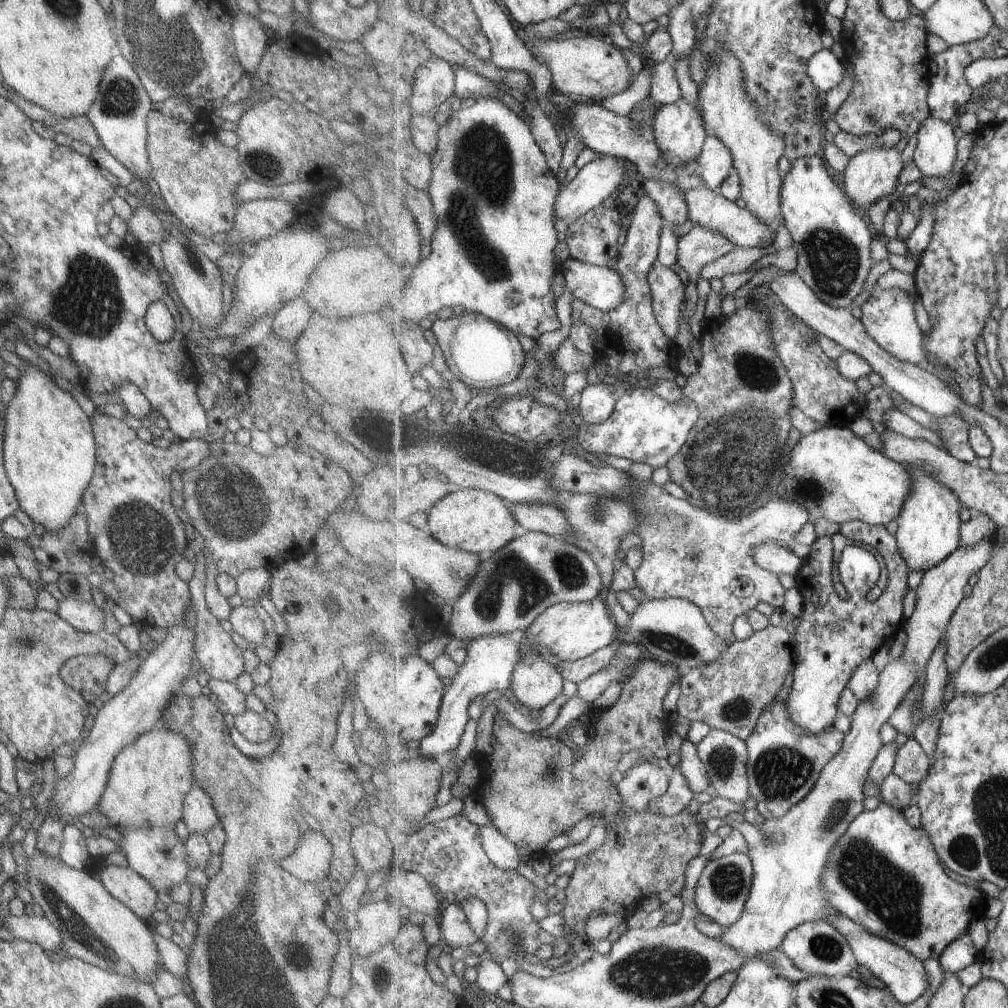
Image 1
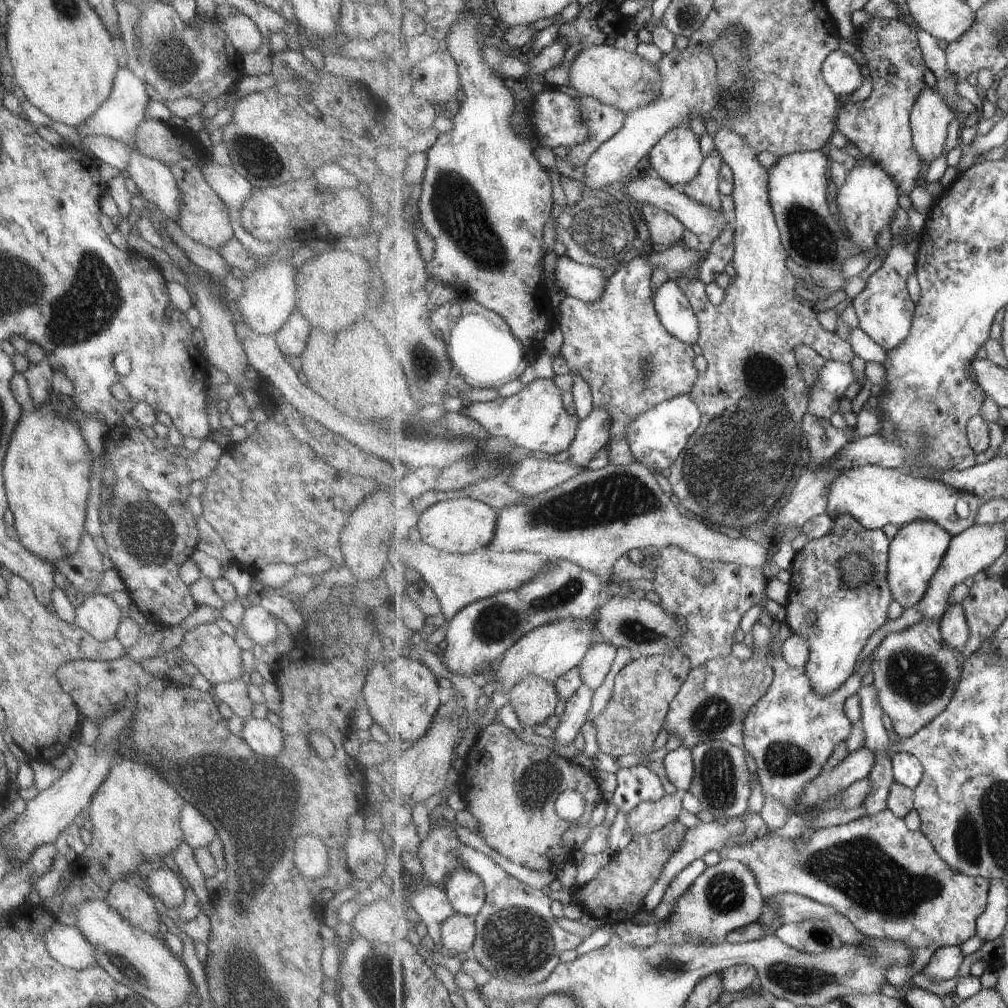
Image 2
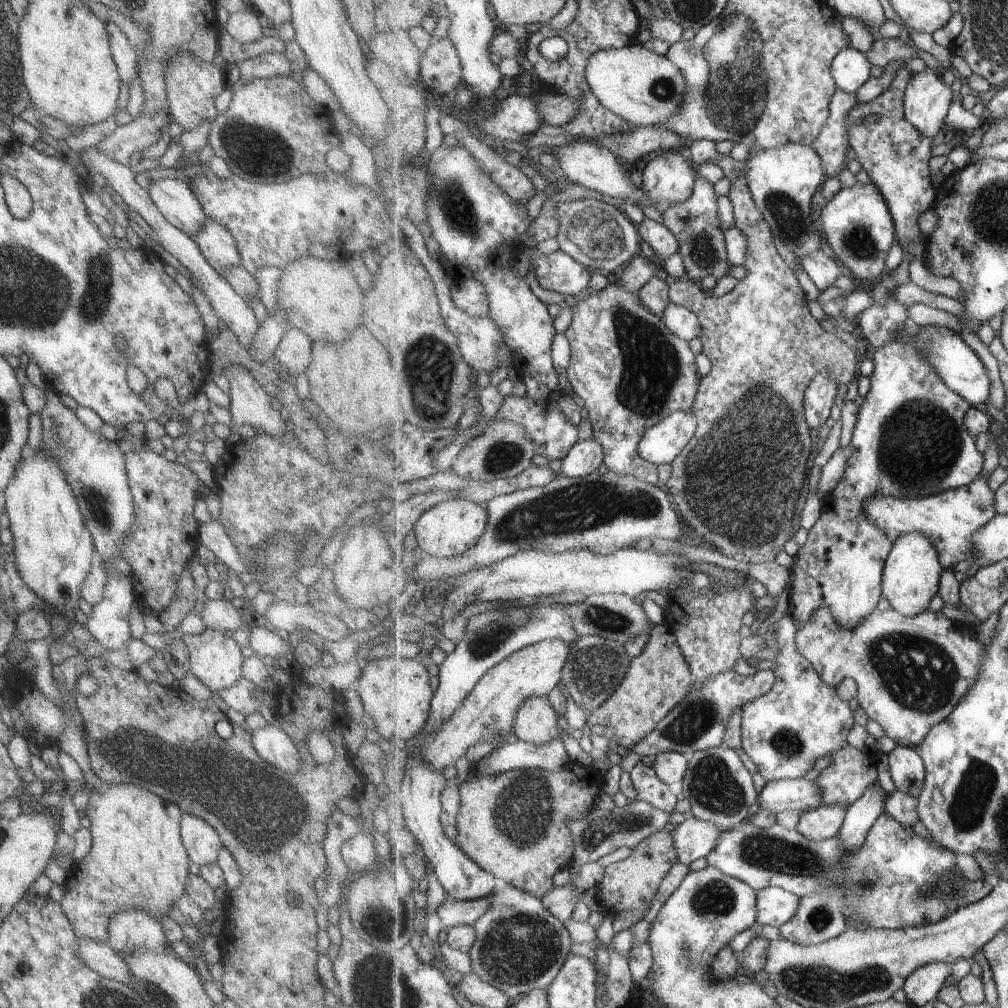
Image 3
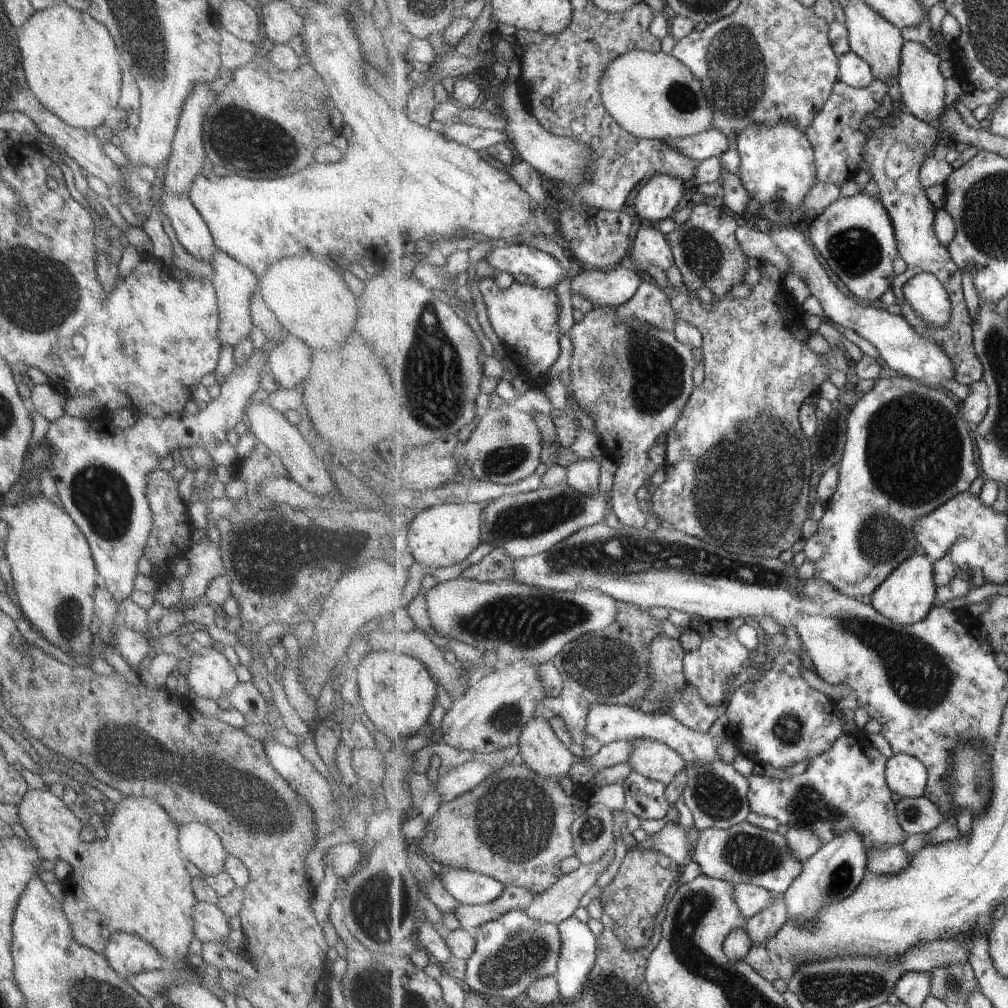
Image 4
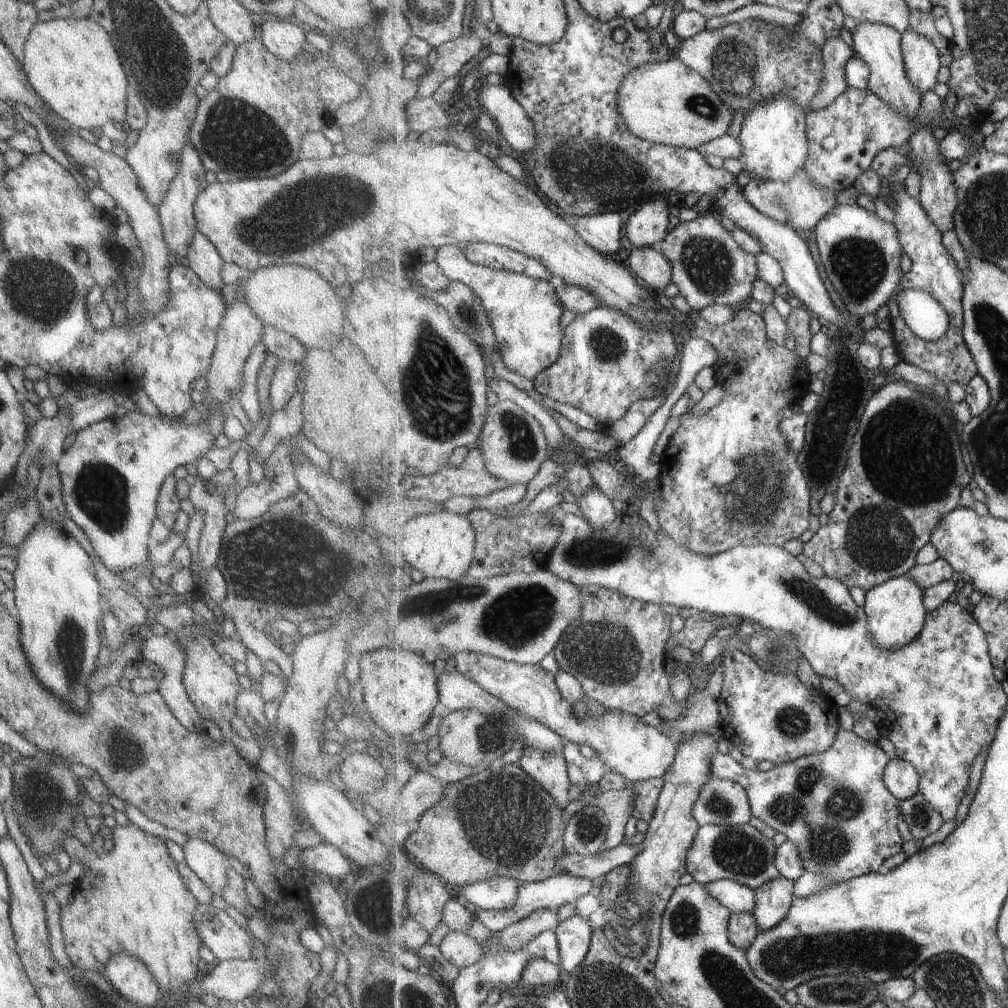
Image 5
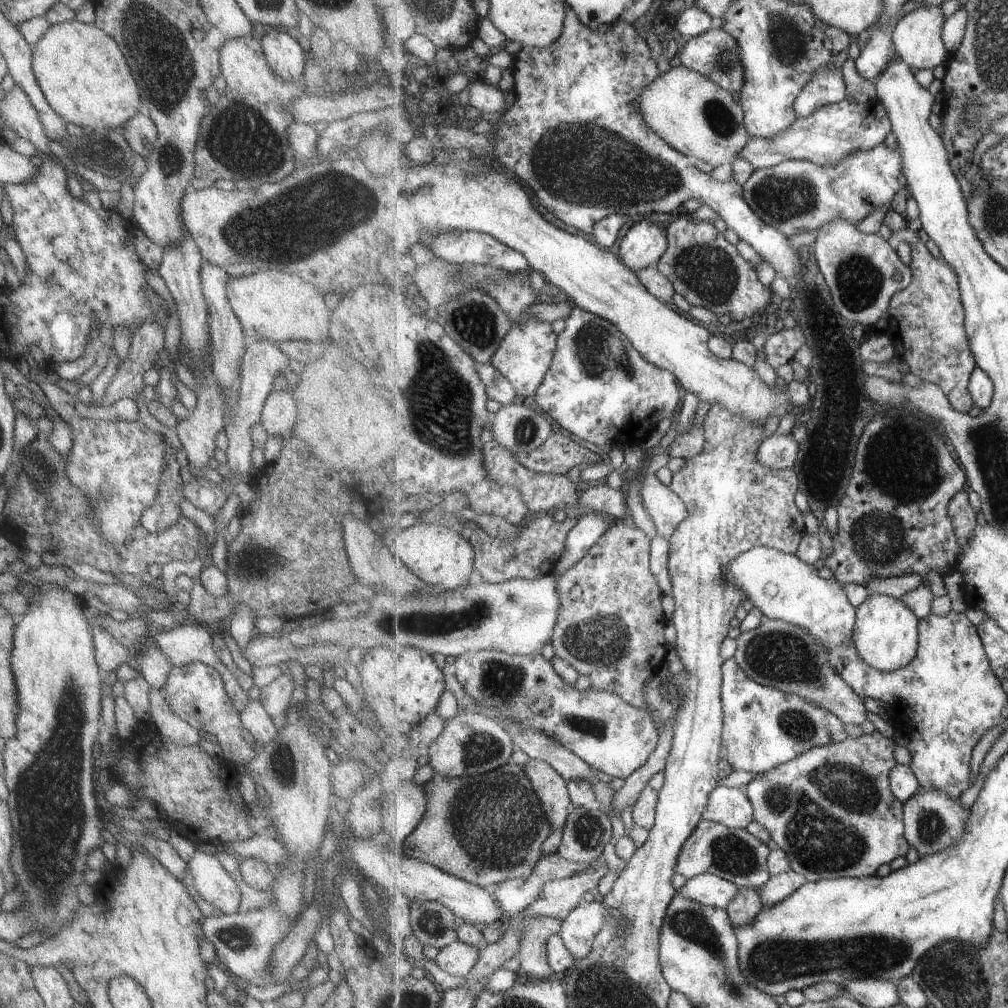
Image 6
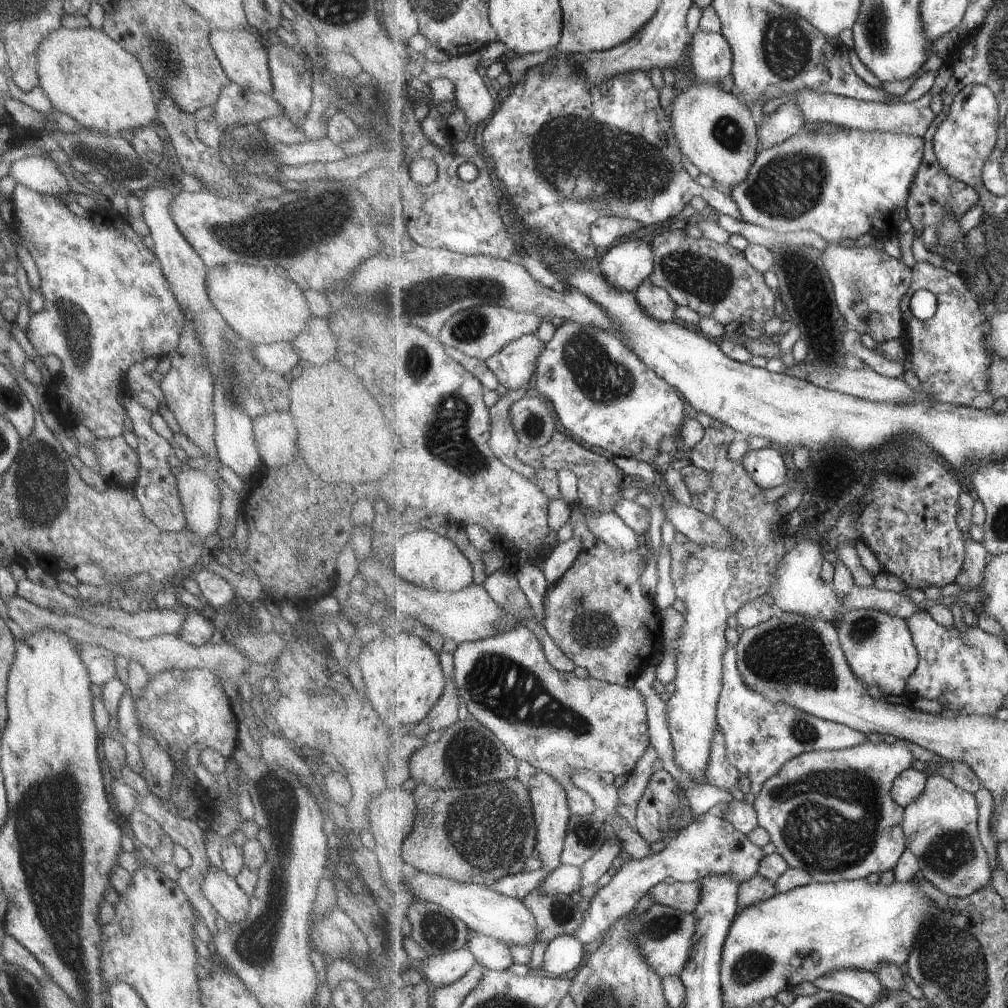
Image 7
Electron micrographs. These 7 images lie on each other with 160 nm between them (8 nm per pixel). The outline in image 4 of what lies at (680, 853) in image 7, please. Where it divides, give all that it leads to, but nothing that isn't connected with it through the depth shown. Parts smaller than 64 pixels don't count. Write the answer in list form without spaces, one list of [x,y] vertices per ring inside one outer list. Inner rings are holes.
[[[749,821],[730,829],[705,829],[692,855],[701,875],[734,885],[751,883],[779,894],[785,893],[804,869],[804,863],[793,854],[786,836],[752,825]],[[570,916],[560,924],[562,949],[556,977],[563,1002],[579,1004],[585,983],[594,970],[598,938],[586,923]]]

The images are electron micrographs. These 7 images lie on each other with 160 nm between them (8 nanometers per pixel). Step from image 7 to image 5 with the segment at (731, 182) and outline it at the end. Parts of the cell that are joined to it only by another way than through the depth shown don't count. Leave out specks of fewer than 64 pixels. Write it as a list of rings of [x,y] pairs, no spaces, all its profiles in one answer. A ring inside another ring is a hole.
[[[679,58],[659,63],[645,62],[631,70],[621,84],[620,94],[617,94],[617,106],[625,118],[625,124],[638,138],[692,150],[725,136],[733,124],[733,110],[721,100],[703,75],[686,66]]]

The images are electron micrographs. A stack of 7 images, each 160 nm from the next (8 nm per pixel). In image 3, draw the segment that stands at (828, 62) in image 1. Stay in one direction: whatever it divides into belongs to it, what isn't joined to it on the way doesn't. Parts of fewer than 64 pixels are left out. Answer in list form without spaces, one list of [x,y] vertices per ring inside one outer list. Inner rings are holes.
[[[844,48],[832,62],[832,75],[836,78],[839,89],[855,93],[859,88],[863,88],[871,74],[873,64],[866,54],[858,48]]]

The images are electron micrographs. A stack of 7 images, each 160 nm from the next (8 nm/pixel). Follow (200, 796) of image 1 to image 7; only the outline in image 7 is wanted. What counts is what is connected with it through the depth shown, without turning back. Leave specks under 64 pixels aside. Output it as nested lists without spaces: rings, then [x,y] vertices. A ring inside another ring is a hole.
[[[210,865],[204,872],[199,890],[225,922],[238,923],[245,918],[249,897],[222,869]]]

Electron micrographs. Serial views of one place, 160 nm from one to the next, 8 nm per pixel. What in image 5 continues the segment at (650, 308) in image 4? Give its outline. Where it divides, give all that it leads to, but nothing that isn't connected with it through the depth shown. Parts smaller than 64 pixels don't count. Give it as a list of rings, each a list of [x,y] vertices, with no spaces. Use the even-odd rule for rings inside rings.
[[[606,305],[577,315],[564,330],[563,348],[557,363],[534,380],[534,389],[554,401],[568,404],[590,415],[597,423],[615,422],[625,418],[629,408],[634,407],[637,400],[655,398],[655,390],[651,384],[653,368],[669,372],[669,362],[680,356],[680,341],[669,326],[655,324],[653,329],[641,327],[633,321],[631,314],[621,312],[619,308],[608,308]]]

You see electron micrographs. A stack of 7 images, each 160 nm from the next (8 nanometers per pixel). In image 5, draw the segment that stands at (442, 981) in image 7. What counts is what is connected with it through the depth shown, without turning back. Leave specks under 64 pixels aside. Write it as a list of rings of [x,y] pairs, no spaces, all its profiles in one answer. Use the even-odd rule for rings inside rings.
[[[449,931],[448,935],[437,943],[442,956],[461,969],[477,964],[485,954],[483,946],[475,938],[467,936],[467,933]]]

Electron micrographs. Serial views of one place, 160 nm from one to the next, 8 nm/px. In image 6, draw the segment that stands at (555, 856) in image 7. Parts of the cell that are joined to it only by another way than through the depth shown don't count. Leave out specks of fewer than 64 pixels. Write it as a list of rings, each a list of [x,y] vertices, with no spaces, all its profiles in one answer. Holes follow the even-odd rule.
[[[529,759],[523,767],[532,782],[533,790],[543,802],[545,814],[549,816],[553,832],[564,830],[573,809],[568,792],[568,780],[549,762]]]

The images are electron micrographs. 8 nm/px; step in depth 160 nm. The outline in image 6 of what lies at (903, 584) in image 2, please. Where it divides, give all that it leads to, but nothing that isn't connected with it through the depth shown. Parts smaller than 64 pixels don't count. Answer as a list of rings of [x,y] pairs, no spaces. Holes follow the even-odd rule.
[[[872,593],[862,606],[857,607],[855,640],[861,658],[884,672],[894,672],[911,664],[920,646],[920,618],[903,598]]]

